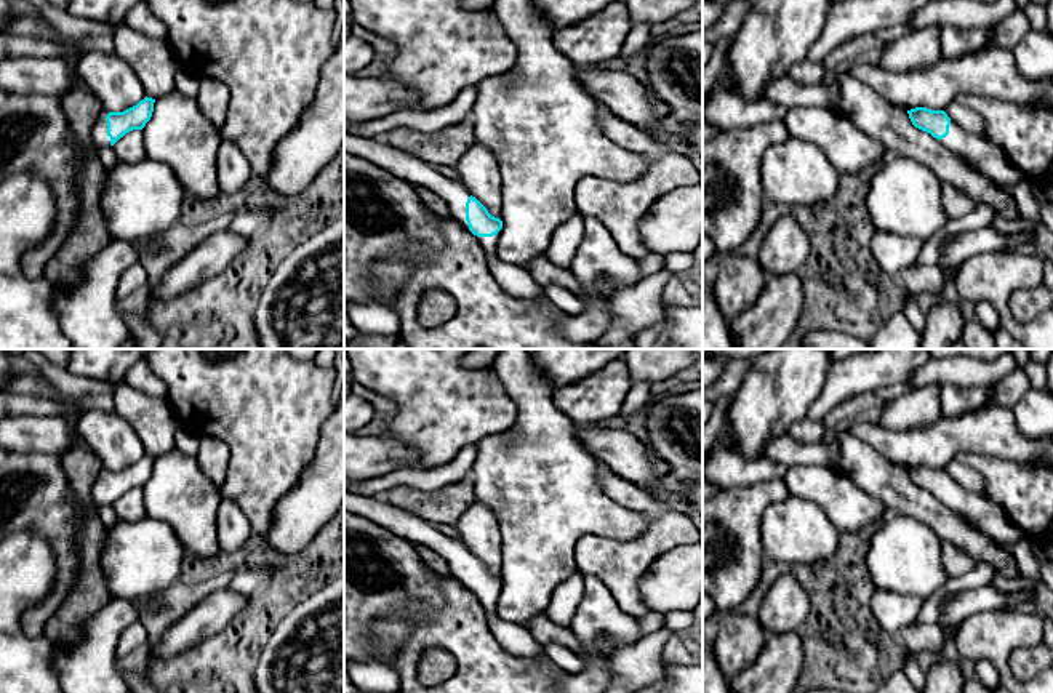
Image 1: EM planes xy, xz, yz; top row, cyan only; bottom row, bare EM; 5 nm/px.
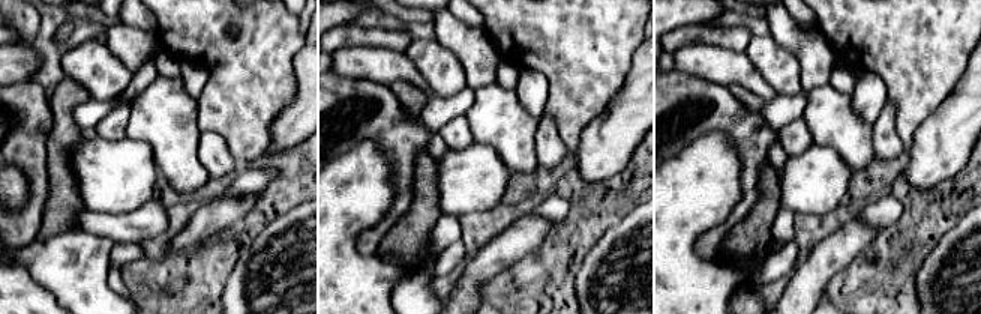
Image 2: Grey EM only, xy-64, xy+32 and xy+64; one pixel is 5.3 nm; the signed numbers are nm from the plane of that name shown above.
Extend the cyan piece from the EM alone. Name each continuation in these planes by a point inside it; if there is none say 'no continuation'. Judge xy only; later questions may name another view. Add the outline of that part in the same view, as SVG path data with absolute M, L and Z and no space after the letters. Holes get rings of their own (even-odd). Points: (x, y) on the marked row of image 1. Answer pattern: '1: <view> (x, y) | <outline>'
1: xy (100, 136) | M102 109L101 115L98 117L98 120L91 128L91 138L96 147L110 147L110 138L107 136L107 122L106 122L107 114L109 112Z

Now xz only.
1: xz (404, 165) | M344 131L344 152L362 157L413 186L429 187L446 202L451 218L469 230L466 202L470 192L461 179L440 174L430 163L386 144L381 138L362 138Z

